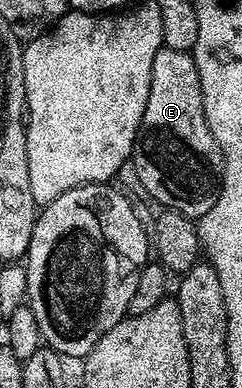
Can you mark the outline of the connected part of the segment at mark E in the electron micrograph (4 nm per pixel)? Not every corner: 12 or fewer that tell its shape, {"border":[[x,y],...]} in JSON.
{"border":[[153,55],[133,165],[163,209],[217,203],[223,152],[197,63]]}

